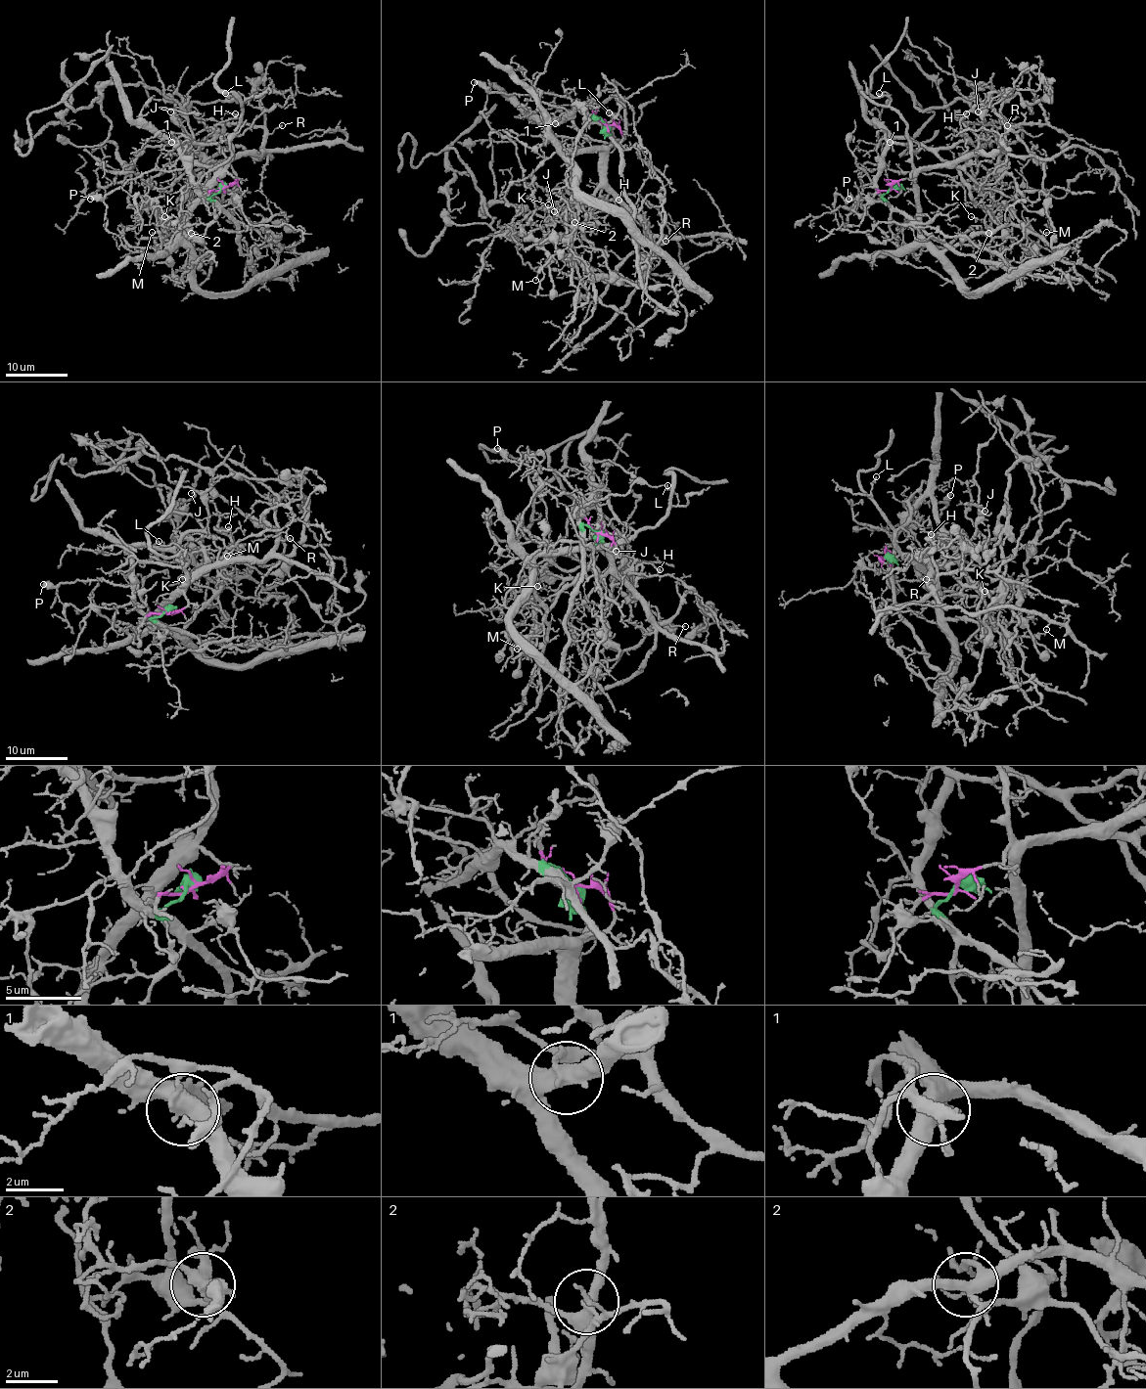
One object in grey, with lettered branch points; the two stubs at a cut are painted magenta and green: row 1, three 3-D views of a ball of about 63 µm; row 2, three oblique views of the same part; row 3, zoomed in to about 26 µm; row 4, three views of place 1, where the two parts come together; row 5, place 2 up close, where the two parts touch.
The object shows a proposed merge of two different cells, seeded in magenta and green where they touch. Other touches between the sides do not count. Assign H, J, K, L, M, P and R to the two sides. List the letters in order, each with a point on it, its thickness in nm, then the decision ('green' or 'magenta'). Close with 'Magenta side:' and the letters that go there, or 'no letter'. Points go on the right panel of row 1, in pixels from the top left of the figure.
H: at (966, 113); 180 nm thick; magenta
J: at (978, 112); 100 nm thick; green
K: at (971, 216); 100 nm thick; magenta
L: at (879, 93); 130 nm thick; magenta
M: at (1046, 232); 110 nm thick; magenta
P: at (848, 199); 460 nm thick; green
R: at (1007, 125); 100 nm thick; magenta
Magenta side: H, K, L, M, R

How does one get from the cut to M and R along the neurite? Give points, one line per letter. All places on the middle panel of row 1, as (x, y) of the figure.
M: (606, 125), (614, 125), (619, 141), (564, 156), (576, 173), (571, 255), (553, 255), (536, 281)
R: (606, 125), (614, 125), (621, 134), (608, 153), (606, 187), (648, 237), (656, 242), (665, 240)

